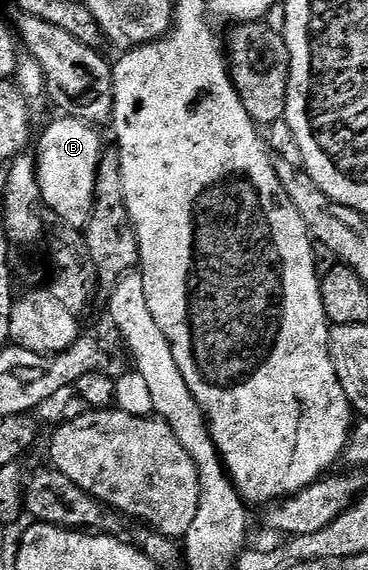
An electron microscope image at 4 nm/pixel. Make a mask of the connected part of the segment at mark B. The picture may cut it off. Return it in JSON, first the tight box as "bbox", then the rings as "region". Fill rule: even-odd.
{"bbox":[34,116,106,231],"region":[[[60,116],[57,119],[57,122],[52,122],[45,128],[44,135],[40,138],[40,147],[34,150],[40,198],[47,209],[49,206],[60,217],[59,221],[63,225],[83,231],[92,215],[92,206],[96,203],[96,177],[106,143],[100,139],[100,134],[96,131],[99,129],[91,122],[84,122],[80,118],[71,116]]]}

